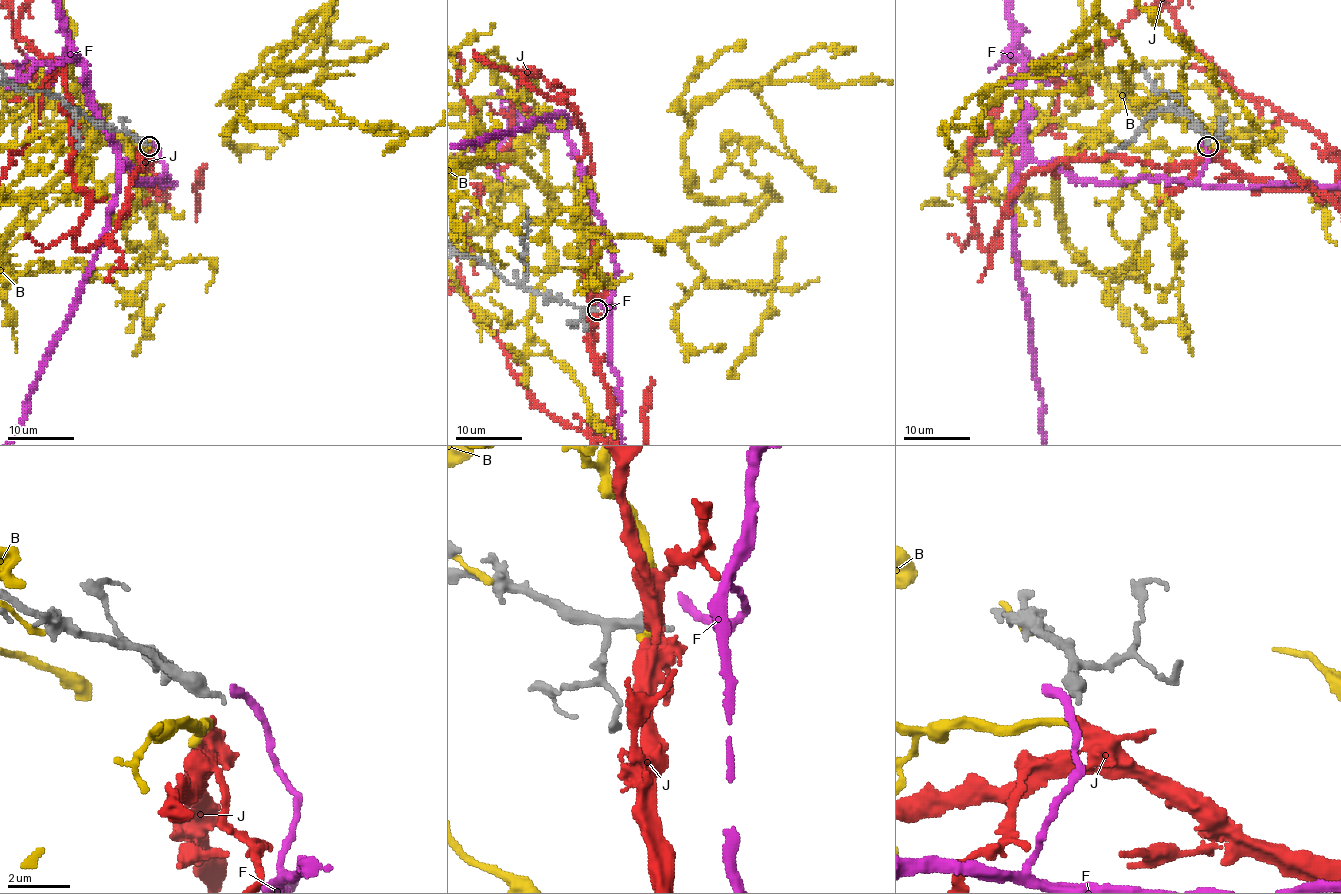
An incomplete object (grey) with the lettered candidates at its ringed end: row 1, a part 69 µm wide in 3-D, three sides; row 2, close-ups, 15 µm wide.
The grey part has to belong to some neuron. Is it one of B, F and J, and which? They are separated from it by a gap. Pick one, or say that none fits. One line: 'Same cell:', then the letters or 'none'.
Same cell: J

